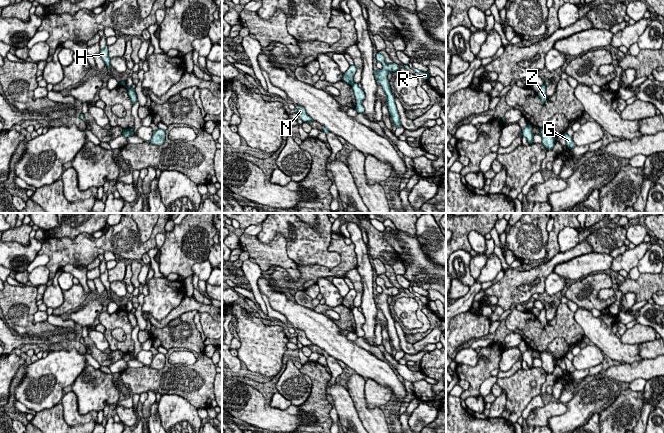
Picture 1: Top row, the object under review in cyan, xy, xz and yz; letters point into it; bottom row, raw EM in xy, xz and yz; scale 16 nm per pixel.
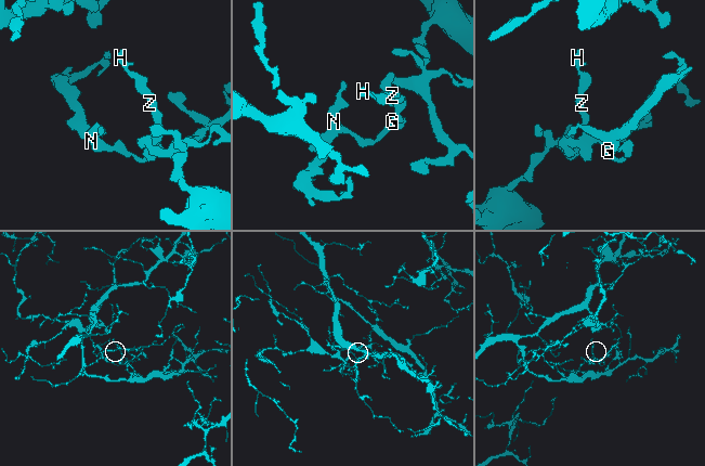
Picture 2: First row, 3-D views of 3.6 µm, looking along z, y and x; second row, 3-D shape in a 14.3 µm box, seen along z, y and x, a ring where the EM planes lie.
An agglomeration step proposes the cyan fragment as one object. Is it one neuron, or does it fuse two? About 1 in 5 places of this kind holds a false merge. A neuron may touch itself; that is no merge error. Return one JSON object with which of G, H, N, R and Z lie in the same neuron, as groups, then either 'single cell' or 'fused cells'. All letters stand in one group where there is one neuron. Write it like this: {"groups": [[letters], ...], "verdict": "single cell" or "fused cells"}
{"groups": [["G", "H", "N", "Z"], ["R"]], "verdict": "fused cells"}

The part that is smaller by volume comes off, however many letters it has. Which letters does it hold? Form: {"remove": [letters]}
{"remove": ["G", "H", "N", "Z"]}

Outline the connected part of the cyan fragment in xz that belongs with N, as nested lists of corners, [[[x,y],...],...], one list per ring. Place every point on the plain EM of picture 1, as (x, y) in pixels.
[[[298,330],[297,341],[299,341],[303,346],[310,346],[313,343],[306,337],[305,333],[302,330]]]

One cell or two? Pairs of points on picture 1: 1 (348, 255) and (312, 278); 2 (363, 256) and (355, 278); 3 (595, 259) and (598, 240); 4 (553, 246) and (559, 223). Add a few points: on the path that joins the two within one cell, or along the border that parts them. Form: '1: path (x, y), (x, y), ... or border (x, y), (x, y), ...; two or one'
1: path (343, 265), (337, 271), (322, 271); one
2: border (356, 268), (362, 283), (362, 294); two
3: border (593, 251), (608, 253); two
4: path (553, 240), (553, 234), (556, 229); one

